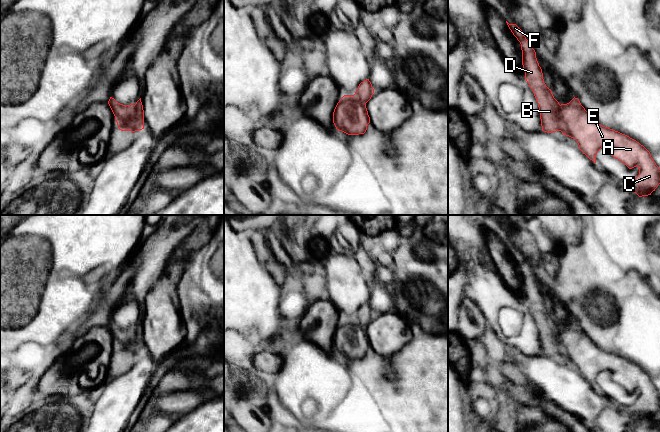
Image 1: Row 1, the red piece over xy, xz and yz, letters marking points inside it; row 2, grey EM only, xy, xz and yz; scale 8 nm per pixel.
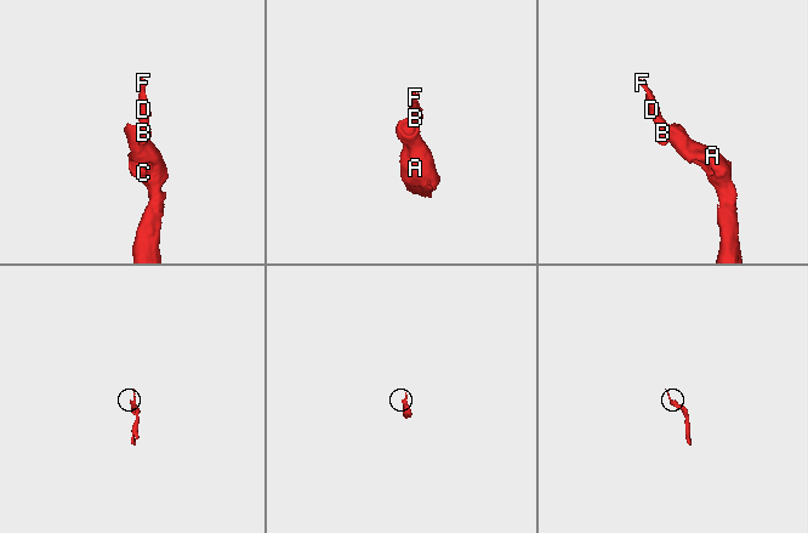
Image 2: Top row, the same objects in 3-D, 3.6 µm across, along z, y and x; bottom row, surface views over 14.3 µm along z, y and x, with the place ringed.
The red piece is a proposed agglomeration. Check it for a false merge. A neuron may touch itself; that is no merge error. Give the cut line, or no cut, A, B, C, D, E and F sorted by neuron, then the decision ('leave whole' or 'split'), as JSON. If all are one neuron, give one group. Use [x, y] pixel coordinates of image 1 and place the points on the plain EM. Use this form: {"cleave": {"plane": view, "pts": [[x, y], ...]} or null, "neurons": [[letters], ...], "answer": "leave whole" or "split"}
{"cleave": null, "neurons": [["A", "B", "C", "D", "E", "F"]], "answer": "leave whole"}

